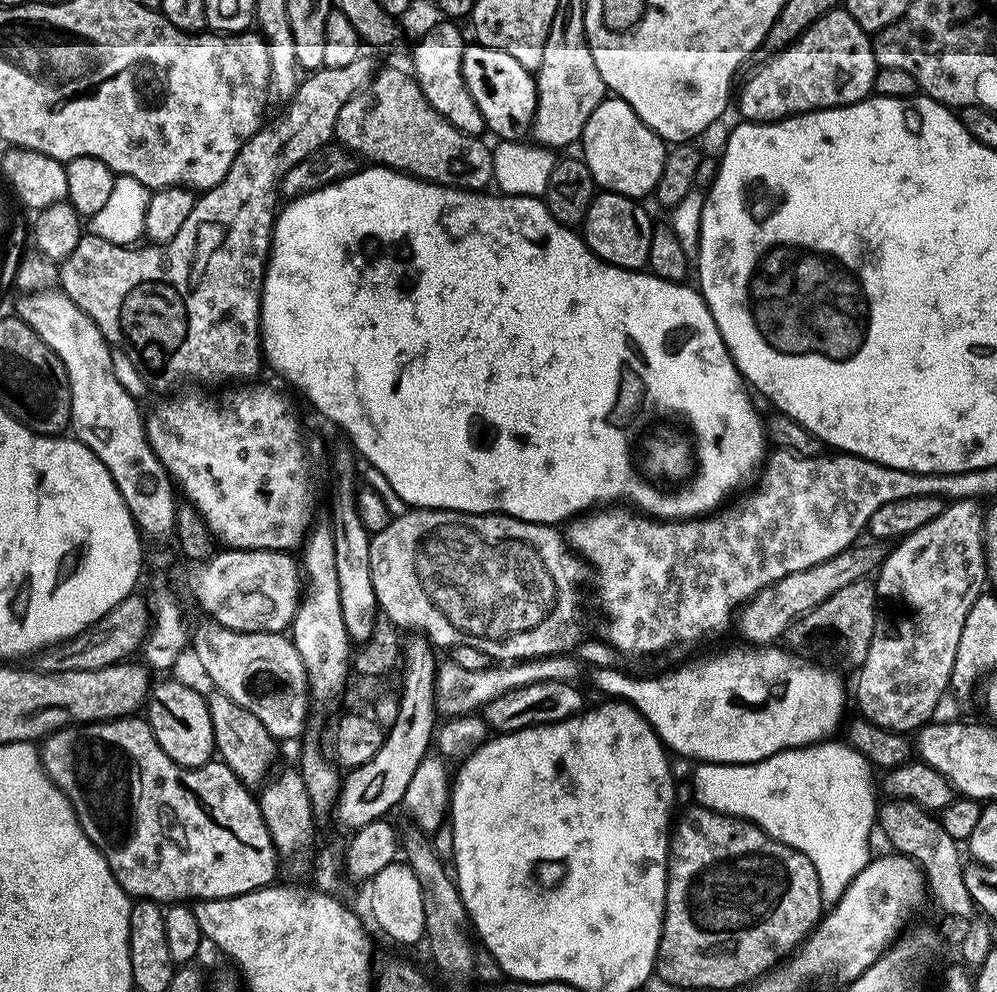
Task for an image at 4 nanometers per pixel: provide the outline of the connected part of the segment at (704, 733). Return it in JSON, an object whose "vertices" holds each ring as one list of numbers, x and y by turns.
{"vertices":[[743,646,744,648,728,648,709,660,700,660,697,664,684,664,673,672,664,672,661,676,652,676,649,680,635,680,632,676,623,676,620,668,597,668,592,672,592,684,608,698,619,698,632,704,642,715,648,719,650,726,660,737,665,749,677,752,680,756,689,756,692,762,706,764,753,764,759,760,770,758,774,754,784,751,785,748,804,748,807,744,819,744,829,738,835,737,836,727,840,724,840,715,844,712,844,680,836,672,827,672,819,668,819,663,793,654,780,646]]}

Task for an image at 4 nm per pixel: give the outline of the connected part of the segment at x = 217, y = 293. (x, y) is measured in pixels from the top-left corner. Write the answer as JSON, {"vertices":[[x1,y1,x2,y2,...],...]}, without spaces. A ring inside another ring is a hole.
{"vertices":[[362,54,354,62,350,62,350,66,334,66,333,68,321,67,311,74,305,75,299,81,296,93,291,96,288,109,280,116,277,124,269,123,267,126,261,127,259,132,243,143,240,144,238,154,234,158,234,162,230,162,230,170,226,170,226,178,222,178,222,182,218,182,218,186,207,189,197,199,194,210,190,214,190,218,186,218,186,222,182,222,182,230,178,230,178,234,174,234,174,238,165,244,152,244,140,256,140,284,136,280,116,280,116,268,112,265,112,259,118,252,117,245,107,242,97,243,96,261,92,261,92,256,88,251,94,243,93,237,88,234,81,235,78,246,74,246,74,250,65,258,58,268,58,284,62,291,74,301,82,311,87,314,91,320,95,320,96,324,107,329,108,324,114,327,132,328,128,332,128,336,132,341,126,345,127,351,138,361,141,369,149,377,160,376,156,380,156,384,160,388,164,388,167,384,172,384,175,380,205,380,206,383,212,384,215,380,240,380,236,382,248,382,251,376,256,376,260,372,260,364,262,368,262,341,260,338,260,295,264,292,264,269,268,266,268,254,272,251,272,226,274,223,274,209,277,207,276,196,278,197,278,189,284,175,290,170,294,170,294,166,298,166,298,162,302,162,306,158,310,158,310,154,314,154,319,148,325,147,335,137,336,123,338,122,338,110,342,110,342,106,346,106,346,102,350,102,350,98,354,98,372,81,374,75,374,67,372,68,372,60,368,54]]}

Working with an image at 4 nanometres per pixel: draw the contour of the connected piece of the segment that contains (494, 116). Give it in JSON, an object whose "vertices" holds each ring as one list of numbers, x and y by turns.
{"vertices":[[469,43,464,50,464,85,468,87,470,98,482,110,487,131,493,132,500,140,523,141,532,131,532,120,536,116,536,77,522,66,522,62,510,58,502,50,494,50,485,44]]}

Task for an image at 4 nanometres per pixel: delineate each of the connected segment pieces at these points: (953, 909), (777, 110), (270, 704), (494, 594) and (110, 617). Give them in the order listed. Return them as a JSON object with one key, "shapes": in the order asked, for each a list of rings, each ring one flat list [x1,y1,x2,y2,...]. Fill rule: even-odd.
{"shapes":[[[890,798,886,803,883,801,877,809,877,825,895,853,909,856,920,865,927,891,930,896,932,894,942,911,956,918,964,918,963,920,971,919,975,915,976,907,964,880,961,847,942,829,939,819,933,813,928,813,909,800]],[[837,6,831,12,825,14,822,18,815,20,810,27,801,34,794,43,789,44,787,48,781,48,779,52,769,55,768,61,749,78,744,84,744,89,740,92,740,112,745,121,755,122,757,124,767,124,773,120,784,120,787,116,798,116,801,112,815,112,818,108,843,108,846,104,856,104,859,100,865,99,872,92,872,83,874,82,874,74,877,70,876,55,872,49,874,43,873,37,869,33,862,30,862,26,858,26,858,22,854,22,854,18,850,18,850,14,843,6]],[[215,622,207,623,197,632,195,629,190,648,196,651,201,670,212,679,211,687,250,710,277,741,298,735,308,716,310,685,306,666,291,639,278,632,235,632]],[[435,508,405,510,386,526,386,530,371,533,370,578,374,582,374,594,379,611,392,619,397,629,412,628,413,633,426,637,437,649,451,650,458,646,472,646,492,656,496,662,519,662,535,660,537,657,568,654,580,644,585,635,580,625,580,583,584,580,586,564,573,552,567,539,560,536,550,524,535,524,503,514,481,514,479,512,450,512]],[[133,594,114,610,110,610,107,616,103,616,97,624,90,625,76,636,64,640,60,644,54,644,44,649,35,657,35,667,42,672,69,672,70,670,98,670,111,664,118,664,129,659,131,652,139,653,150,631,150,604]]]}

